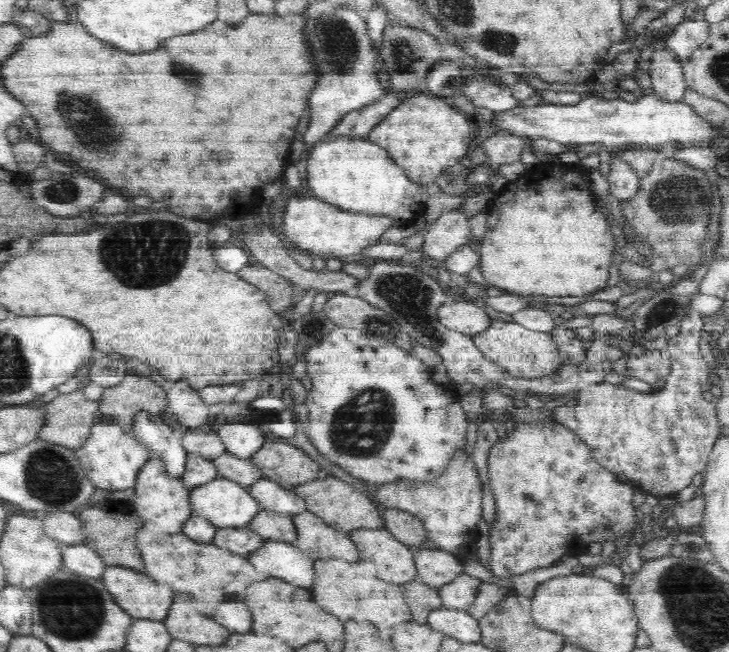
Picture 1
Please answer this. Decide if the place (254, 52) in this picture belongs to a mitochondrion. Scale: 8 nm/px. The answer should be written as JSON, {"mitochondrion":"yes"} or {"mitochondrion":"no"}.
{"mitochondrion":"no"}

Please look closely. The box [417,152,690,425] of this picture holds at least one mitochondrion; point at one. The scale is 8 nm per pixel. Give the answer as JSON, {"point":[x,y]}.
{"point":[662,313]}

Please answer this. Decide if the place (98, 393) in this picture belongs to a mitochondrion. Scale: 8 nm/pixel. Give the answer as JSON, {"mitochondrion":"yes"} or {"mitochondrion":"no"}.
{"mitochondrion":"no"}

